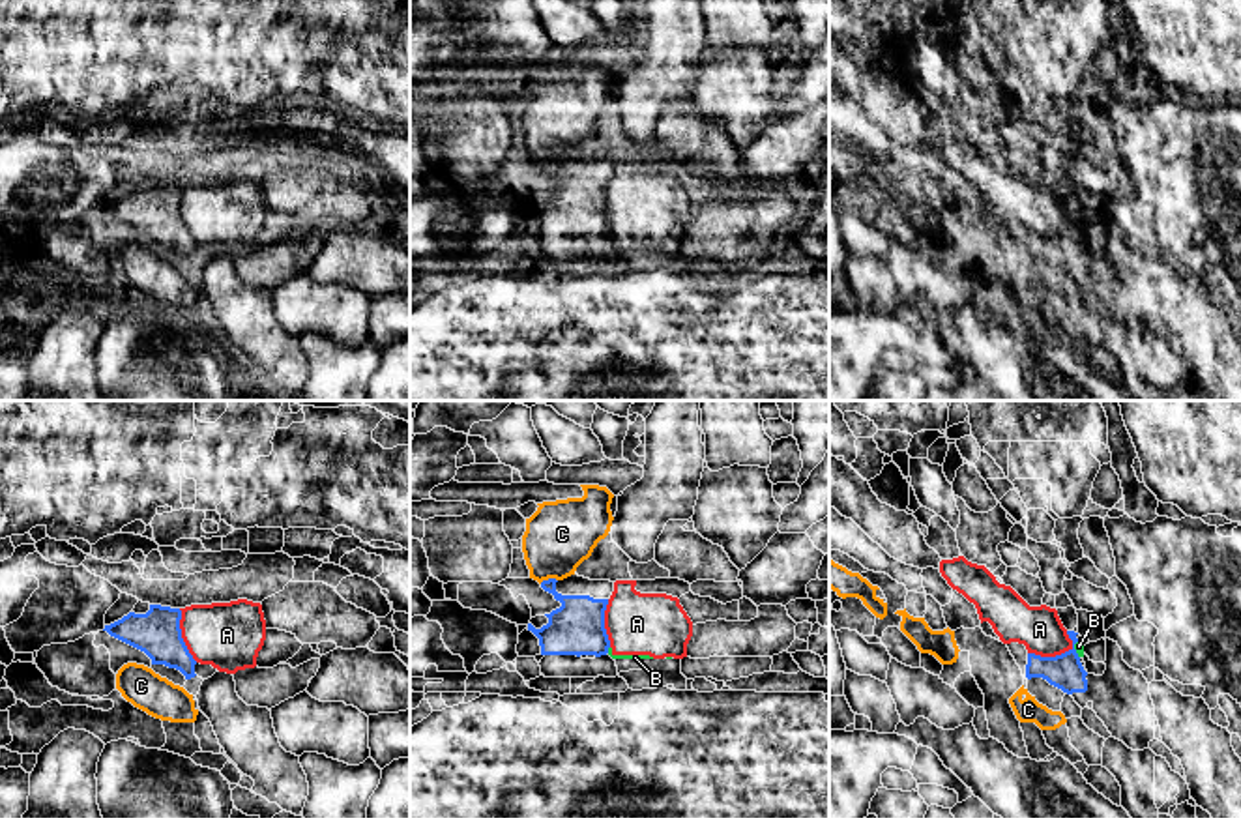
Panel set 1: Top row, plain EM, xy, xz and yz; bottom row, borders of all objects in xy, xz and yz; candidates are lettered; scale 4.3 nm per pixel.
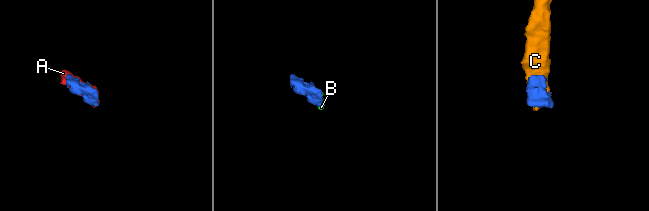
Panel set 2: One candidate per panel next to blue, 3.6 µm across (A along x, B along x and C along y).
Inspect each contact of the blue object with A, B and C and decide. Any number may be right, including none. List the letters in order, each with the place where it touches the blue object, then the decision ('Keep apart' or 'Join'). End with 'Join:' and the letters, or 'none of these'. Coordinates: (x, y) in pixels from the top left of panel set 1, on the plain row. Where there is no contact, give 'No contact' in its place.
A: Touches blue at yz (1052, 238). Keep apart
B: Touches blue at yz (1075, 231). Keep apart
C: Touches blue at xz (549, 160). Keep apart
Join: none of these

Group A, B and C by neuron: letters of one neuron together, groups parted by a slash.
A B / C

